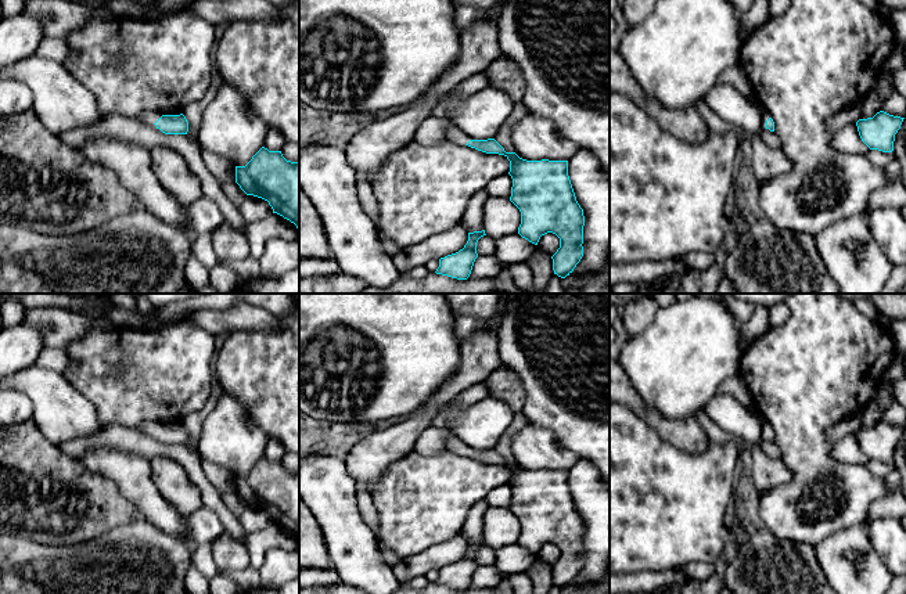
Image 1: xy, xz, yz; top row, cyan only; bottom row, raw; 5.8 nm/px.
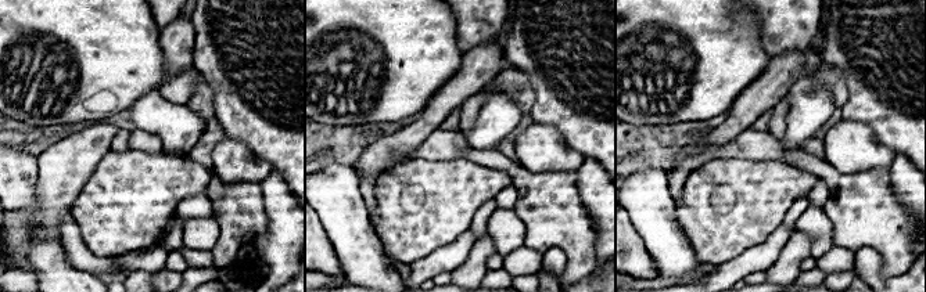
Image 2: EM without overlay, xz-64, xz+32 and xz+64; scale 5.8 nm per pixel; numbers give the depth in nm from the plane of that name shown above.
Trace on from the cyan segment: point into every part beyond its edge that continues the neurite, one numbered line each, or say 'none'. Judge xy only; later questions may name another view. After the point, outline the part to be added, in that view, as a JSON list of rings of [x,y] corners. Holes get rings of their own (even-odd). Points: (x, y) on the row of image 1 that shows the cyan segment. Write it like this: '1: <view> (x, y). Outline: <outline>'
1: xy (150, 116). Outline: [[[148,111],[143,114],[141,122],[154,125],[161,116],[158,112]]]

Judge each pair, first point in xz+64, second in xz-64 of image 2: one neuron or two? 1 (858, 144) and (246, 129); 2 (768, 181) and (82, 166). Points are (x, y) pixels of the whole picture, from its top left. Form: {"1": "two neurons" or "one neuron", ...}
{"1": "two neurons", "2": "two neurons"}

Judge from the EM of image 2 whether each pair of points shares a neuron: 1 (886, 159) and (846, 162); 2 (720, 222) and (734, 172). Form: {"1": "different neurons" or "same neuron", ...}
{"1": "same neuron", "2": "same neuron"}

